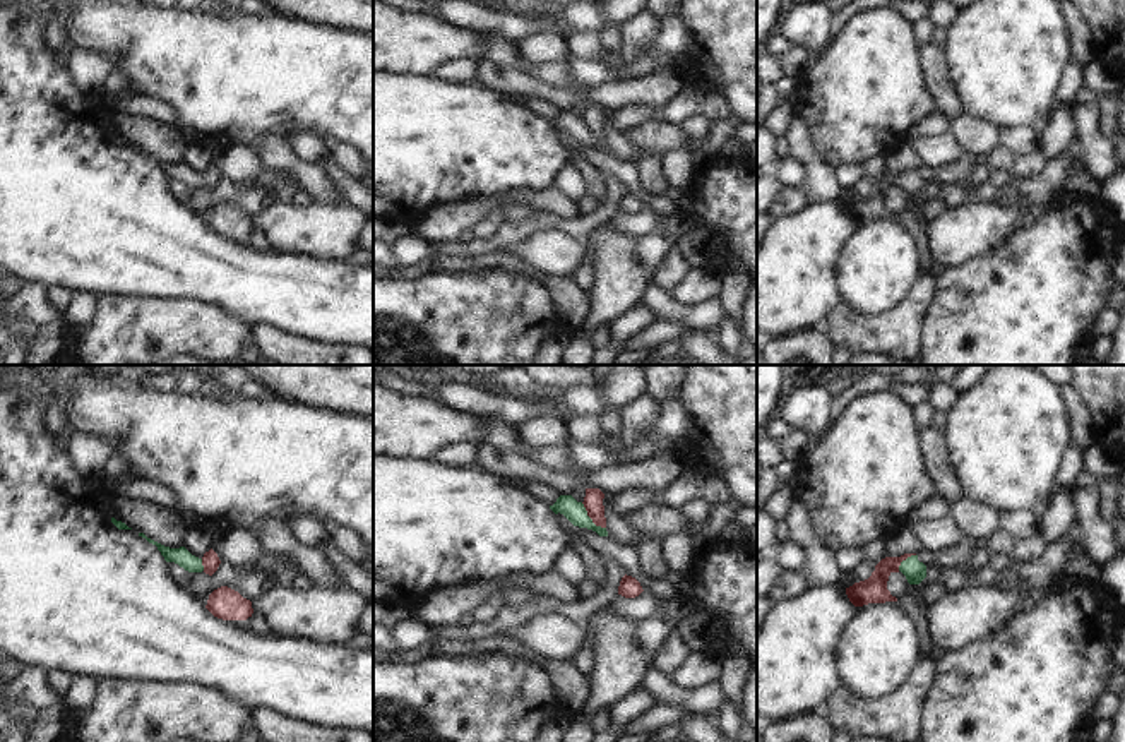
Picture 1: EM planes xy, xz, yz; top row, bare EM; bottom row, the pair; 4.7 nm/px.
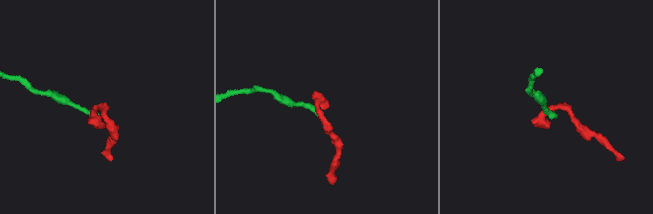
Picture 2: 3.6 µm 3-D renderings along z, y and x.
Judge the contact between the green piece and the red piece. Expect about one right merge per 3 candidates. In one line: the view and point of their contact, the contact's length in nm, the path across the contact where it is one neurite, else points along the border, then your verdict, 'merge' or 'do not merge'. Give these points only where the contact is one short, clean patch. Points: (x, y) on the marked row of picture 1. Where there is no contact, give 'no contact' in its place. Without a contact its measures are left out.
contact xz (589, 518); length 170 nm; border xz (581, 502), (586, 514), (605, 528); do not merge

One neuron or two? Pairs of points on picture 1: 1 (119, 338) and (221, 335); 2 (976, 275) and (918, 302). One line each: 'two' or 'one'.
1: one
2: two

